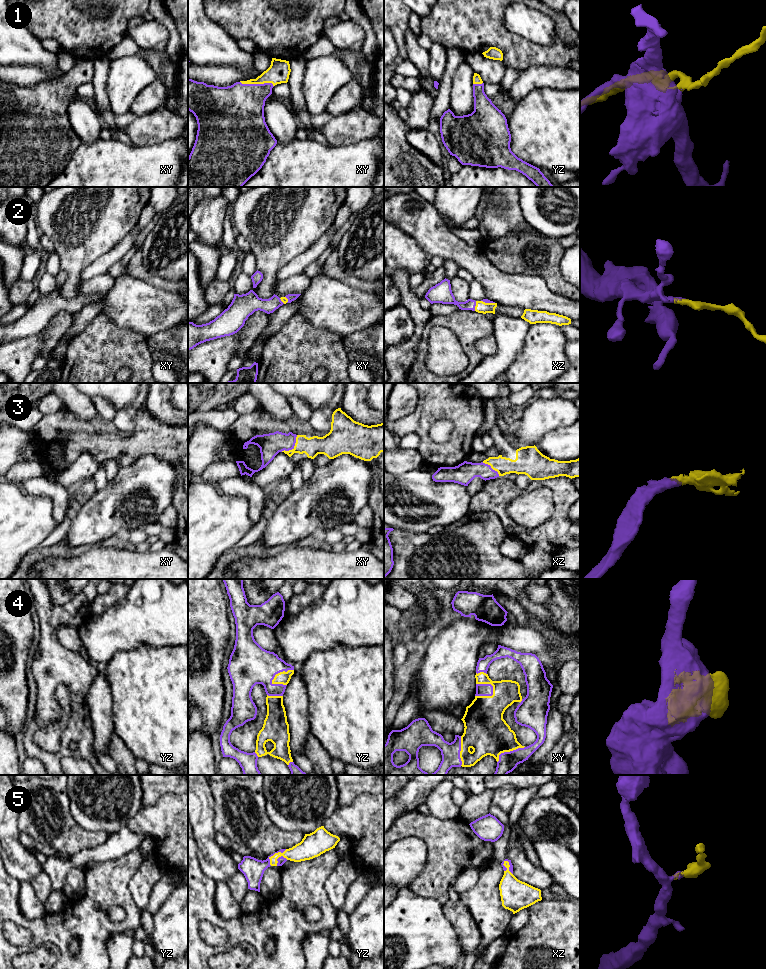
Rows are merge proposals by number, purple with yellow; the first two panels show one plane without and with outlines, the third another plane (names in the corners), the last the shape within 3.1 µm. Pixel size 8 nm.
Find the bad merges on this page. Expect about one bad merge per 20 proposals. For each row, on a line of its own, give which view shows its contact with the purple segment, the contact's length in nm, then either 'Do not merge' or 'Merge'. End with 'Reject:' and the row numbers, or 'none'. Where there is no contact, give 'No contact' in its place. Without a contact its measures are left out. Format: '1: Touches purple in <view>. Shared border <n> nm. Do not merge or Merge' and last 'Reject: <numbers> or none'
1: Touches purple in xy. Shared border 280 nm. Merge
2: Touches purple in xz. Shared border 80 nm. Merge
3: Touches purple in xy. Shared border 190 nm. Merge
4: Touches purple in xy. Shared border 170 nm. Merge
5: Touches purple in xz. Shared border 140 nm. Merge
Reject: none

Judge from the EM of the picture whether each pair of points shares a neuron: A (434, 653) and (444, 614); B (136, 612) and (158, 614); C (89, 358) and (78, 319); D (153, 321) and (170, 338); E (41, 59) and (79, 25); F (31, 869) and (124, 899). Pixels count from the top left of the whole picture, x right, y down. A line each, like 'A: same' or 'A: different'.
A: different
B: same
C: different
D: different
E: different
F: different

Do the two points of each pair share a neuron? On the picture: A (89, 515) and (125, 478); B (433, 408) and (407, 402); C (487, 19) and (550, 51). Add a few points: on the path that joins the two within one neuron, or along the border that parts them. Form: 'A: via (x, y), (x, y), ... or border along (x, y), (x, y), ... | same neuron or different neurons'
A: via (98, 506), (117, 487) | same neuron
B: border along (417, 393), (415, 408), (397, 419) | different neurons
C: via (503, 35), (519, 51), (534, 51) | same neuron

